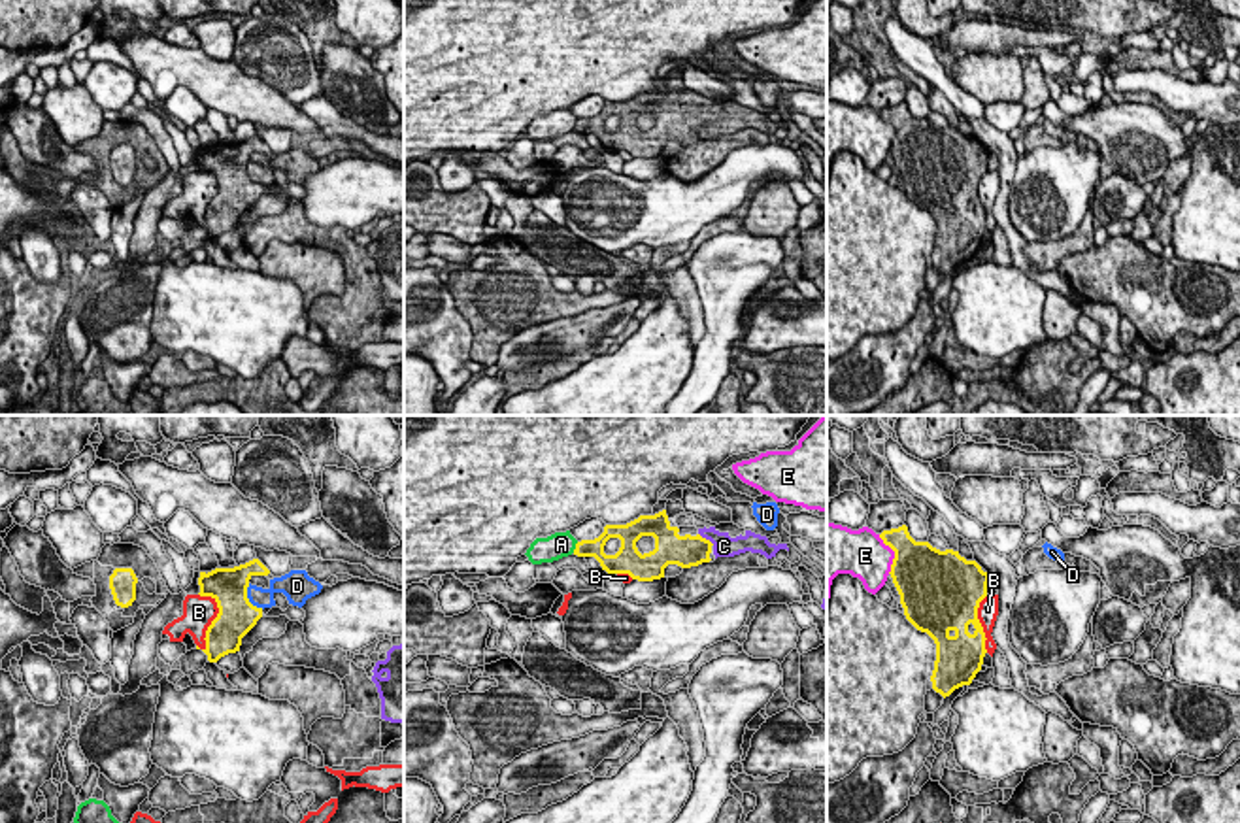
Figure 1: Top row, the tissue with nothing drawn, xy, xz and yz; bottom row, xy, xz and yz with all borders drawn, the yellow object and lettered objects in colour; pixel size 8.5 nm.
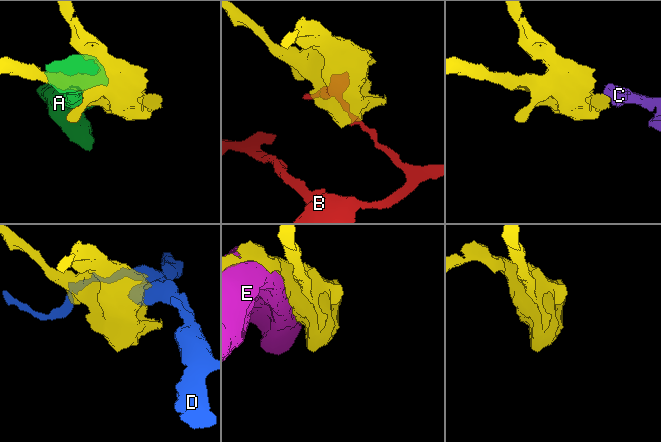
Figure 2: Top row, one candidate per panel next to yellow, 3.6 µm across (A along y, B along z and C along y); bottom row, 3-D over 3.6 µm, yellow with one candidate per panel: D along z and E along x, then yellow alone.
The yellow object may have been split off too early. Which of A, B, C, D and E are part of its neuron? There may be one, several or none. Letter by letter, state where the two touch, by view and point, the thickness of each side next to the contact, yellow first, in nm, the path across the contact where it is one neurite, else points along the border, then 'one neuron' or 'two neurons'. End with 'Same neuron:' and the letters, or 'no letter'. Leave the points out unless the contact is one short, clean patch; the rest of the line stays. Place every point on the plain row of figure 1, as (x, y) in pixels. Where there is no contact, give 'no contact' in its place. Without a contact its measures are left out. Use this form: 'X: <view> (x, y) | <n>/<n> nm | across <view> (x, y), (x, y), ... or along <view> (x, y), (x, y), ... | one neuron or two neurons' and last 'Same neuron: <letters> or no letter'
A: xz (576, 125) | 160/220 nm | two neurons
B: xy (216, 195) | 320/280 nm | two neurons
C: xz (704, 116) | 280/190 nm | across xz (686, 129), (704, 116), (716, 116), (723, 123) | one neuron
D: xy (248, 176) | 320/170 nm | along xy (248, 161), (248, 176), (263, 185) | two neurons
E: yz (895, 131) | 460/380 nm | two neurons
Same neuron: C

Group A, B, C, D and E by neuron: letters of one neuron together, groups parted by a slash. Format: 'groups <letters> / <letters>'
groups A / B / C / D / E

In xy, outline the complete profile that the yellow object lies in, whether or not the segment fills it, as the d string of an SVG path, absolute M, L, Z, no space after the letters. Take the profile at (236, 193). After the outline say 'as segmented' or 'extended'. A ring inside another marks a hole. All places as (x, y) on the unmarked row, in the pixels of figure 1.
M253 136L234 145L215 145L200 149L200 174L211 174L217 179L219 191L206 208L206 225L209 240L217 240L228 230L240 228L242 215L262 194L262 185L257 185L247 176L249 157L253 153L268 153L270 147Z; as segmented

